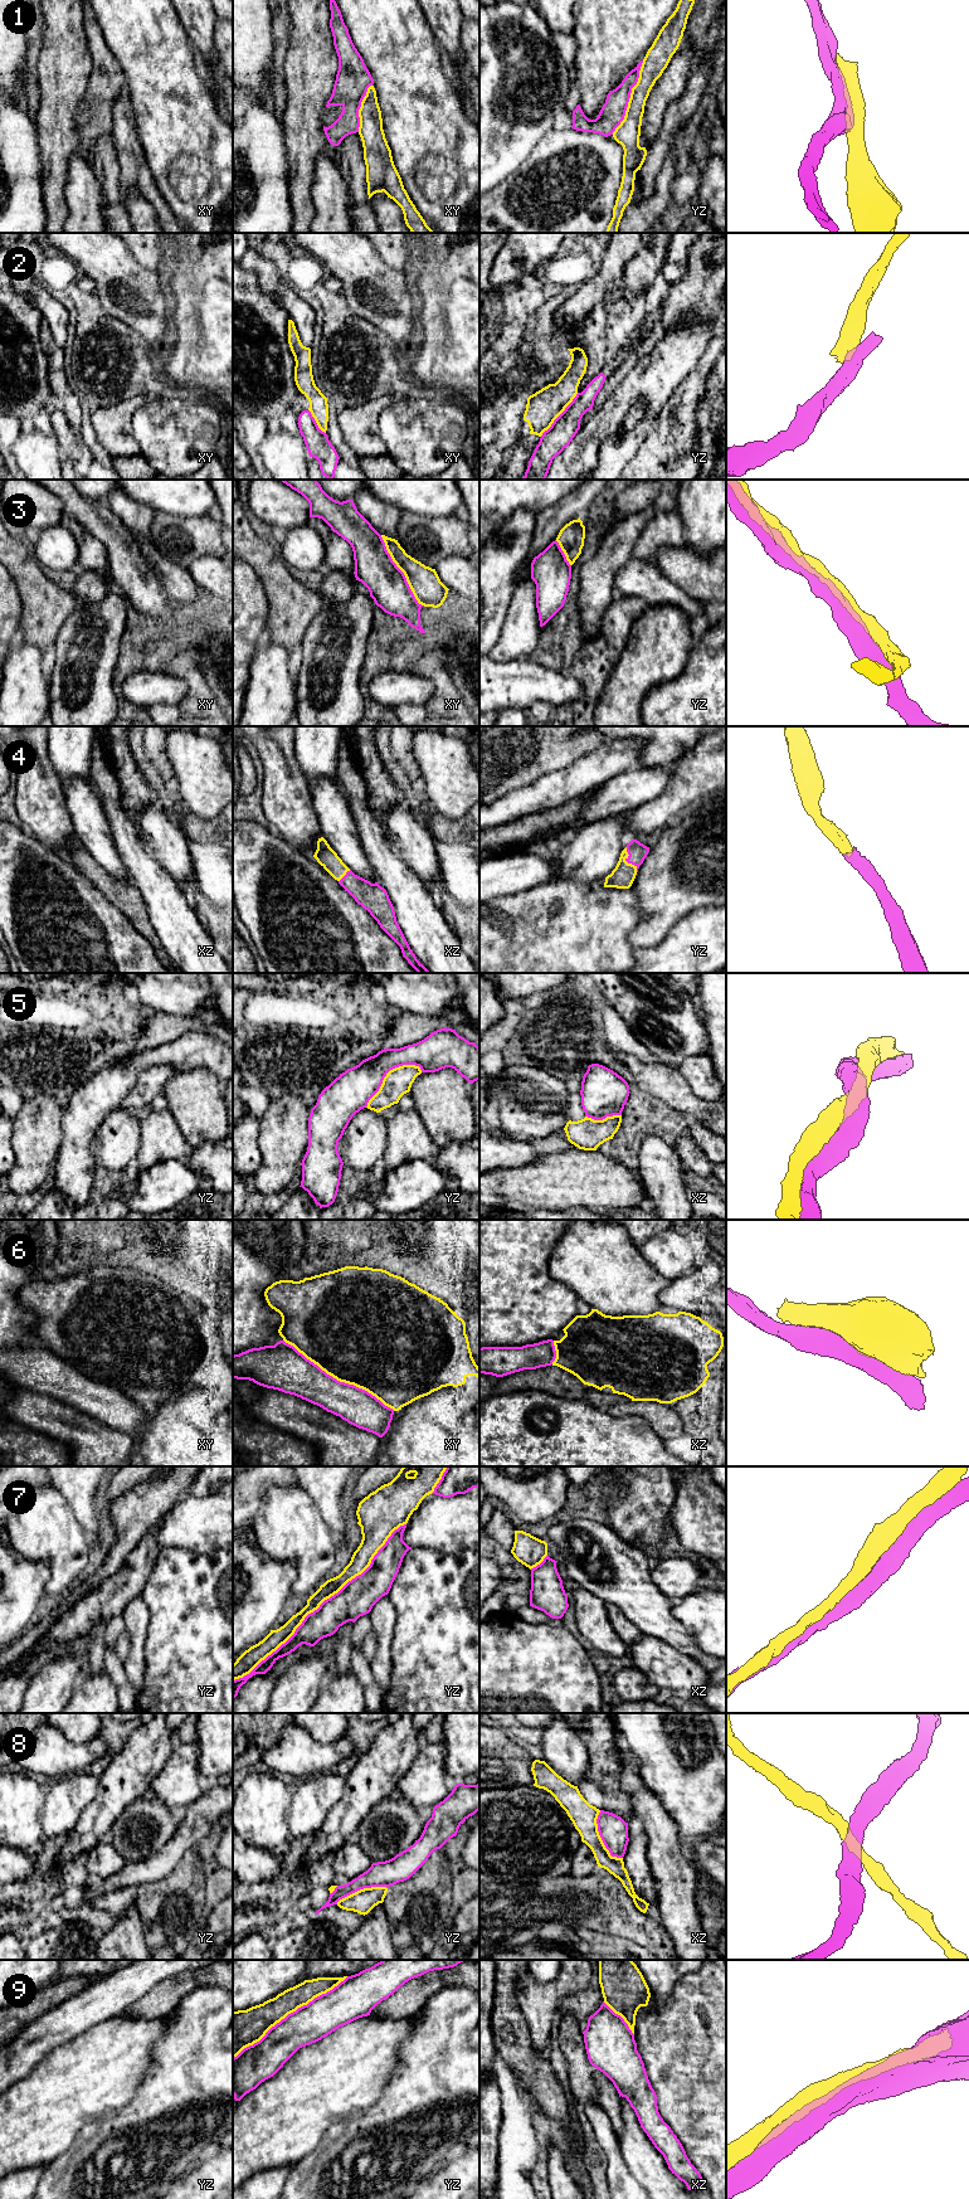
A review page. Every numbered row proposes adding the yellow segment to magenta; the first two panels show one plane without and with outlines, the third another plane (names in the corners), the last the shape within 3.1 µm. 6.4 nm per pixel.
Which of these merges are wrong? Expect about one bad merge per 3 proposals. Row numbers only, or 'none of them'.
2, 8, 9

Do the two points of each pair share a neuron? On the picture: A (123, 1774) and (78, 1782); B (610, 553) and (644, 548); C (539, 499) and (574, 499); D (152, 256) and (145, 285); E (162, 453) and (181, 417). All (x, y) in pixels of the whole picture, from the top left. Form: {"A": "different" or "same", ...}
{"A": "different", "B": "different", "C": "different", "D": "different", "E": "same"}

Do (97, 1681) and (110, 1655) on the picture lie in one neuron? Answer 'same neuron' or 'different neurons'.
different neurons

